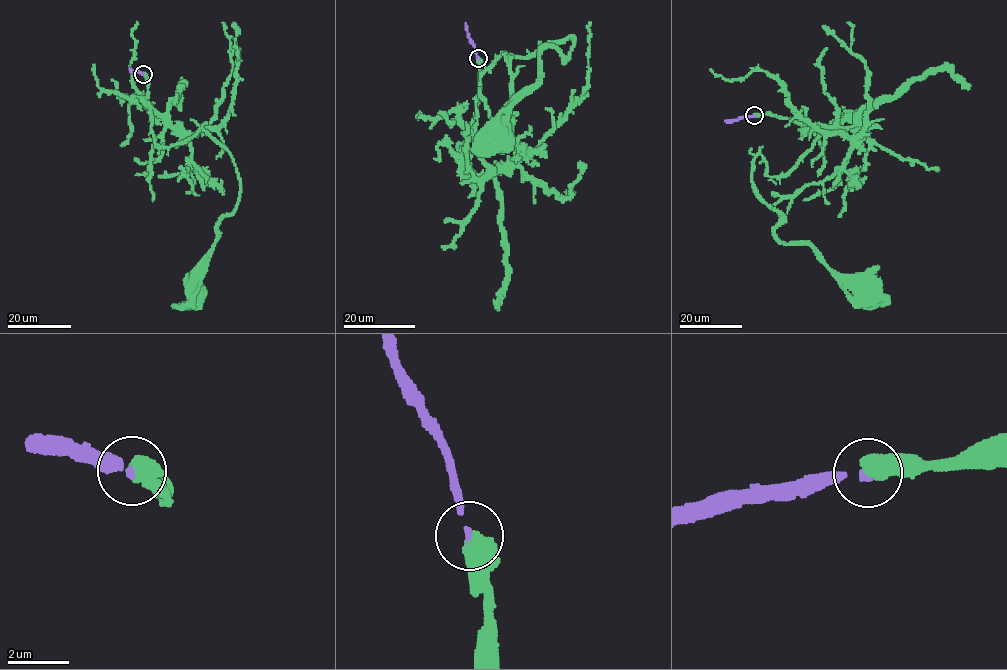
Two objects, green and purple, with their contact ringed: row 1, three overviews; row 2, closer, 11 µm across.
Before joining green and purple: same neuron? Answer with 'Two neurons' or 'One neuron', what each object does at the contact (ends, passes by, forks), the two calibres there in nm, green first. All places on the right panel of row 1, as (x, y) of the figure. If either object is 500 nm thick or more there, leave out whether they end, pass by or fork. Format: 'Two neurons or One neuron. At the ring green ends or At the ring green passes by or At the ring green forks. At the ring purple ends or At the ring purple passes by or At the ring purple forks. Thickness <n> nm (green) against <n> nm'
One neuron. Thickness 600 nm (green) against 200 nm

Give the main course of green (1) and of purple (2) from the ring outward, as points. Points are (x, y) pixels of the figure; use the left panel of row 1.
1: (143, 74), (154, 143), (179, 144), (201, 128), (228, 150), (238, 178), (234, 211), (217, 226), (196, 296)
2: (143, 74), (129, 68)

